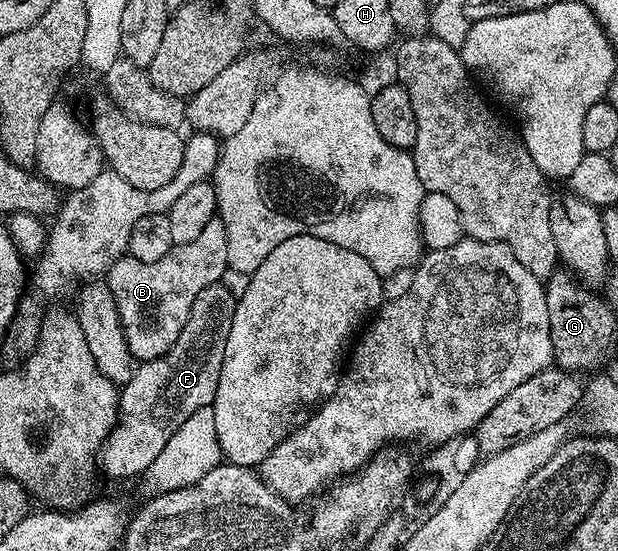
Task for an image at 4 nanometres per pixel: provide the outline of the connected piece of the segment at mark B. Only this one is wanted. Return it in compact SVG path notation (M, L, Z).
M218 218L206 223L200 235L192 238L187 244L175 244L164 258L156 262L140 262L135 256L126 254L117 260L108 273L108 283L112 290L112 298L116 302L116 310L120 314L120 322L124 330L124 338L128 342L128 350L135 361L154 360L162 356L180 338L180 330L188 322L188 314L192 310L192 302L200 294L203 286L219 283L222 275L227 275L227 238L226 225Z

